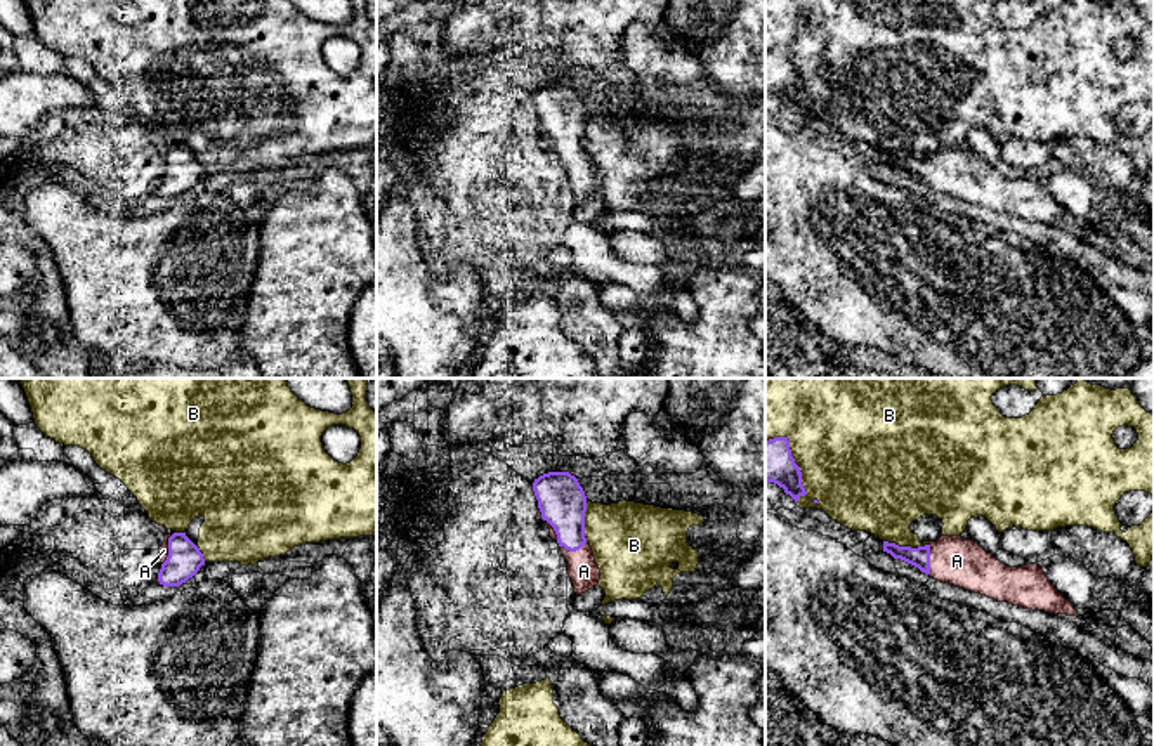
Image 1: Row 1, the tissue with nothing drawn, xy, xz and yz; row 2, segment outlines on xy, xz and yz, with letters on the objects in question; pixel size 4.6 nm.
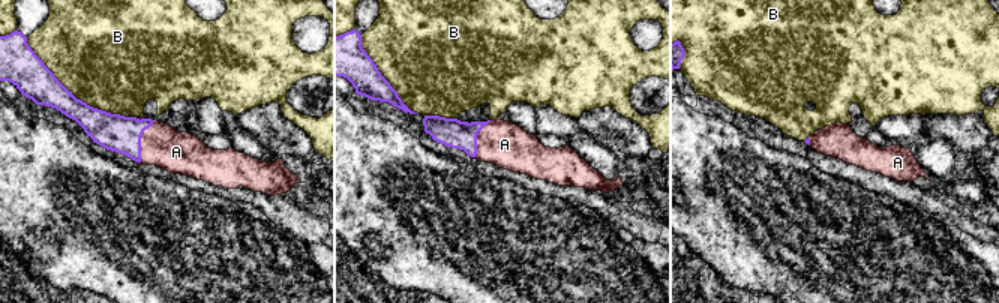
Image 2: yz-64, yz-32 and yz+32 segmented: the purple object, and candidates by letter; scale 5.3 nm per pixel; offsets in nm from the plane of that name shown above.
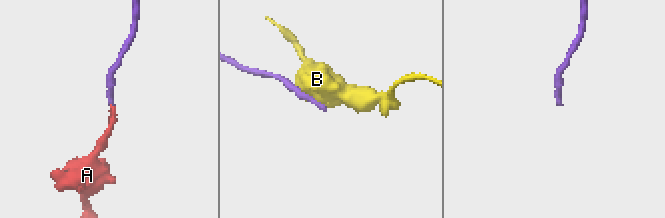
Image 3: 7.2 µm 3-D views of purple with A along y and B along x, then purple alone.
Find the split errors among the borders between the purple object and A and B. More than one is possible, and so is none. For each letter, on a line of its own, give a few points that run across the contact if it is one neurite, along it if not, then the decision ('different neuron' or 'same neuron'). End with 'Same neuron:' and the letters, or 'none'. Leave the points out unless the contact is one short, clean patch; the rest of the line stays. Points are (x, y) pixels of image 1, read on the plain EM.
A: line xy (184, 170), (169, 163), (163, 162); same neuron
B: different neuron
Same neuron: A

